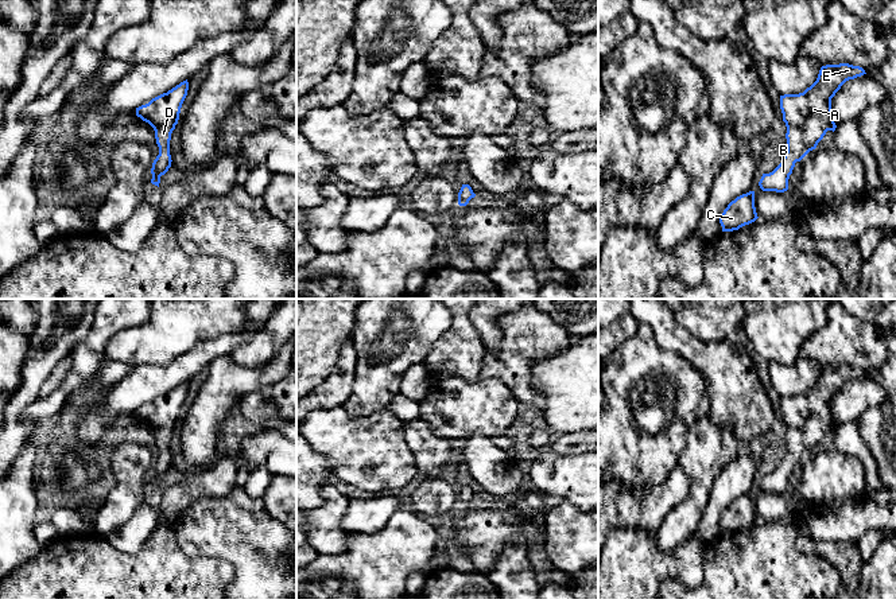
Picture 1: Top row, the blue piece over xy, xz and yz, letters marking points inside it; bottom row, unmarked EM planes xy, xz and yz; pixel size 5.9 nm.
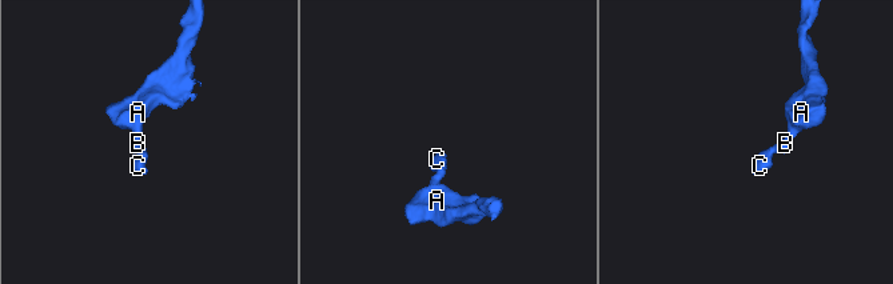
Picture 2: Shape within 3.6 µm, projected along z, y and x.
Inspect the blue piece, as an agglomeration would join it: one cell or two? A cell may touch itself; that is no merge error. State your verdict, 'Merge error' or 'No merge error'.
No merge error

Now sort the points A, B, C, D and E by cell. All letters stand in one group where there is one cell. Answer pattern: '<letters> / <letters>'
A B C D E

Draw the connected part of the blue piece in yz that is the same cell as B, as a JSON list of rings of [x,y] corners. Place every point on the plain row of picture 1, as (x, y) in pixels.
[[[849,365],[822,367],[817,382],[799,396],[780,397],[780,411],[787,428],[787,454],[781,464],[769,475],[763,475],[759,487],[763,493],[784,494],[796,463],[815,451],[827,432],[837,427],[831,416],[831,400],[841,388],[866,376]]]

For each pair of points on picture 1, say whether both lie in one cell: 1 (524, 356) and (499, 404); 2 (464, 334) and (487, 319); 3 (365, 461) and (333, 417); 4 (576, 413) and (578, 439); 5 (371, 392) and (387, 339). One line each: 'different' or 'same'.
1: different
2: different
3: same
4: different
5: same

